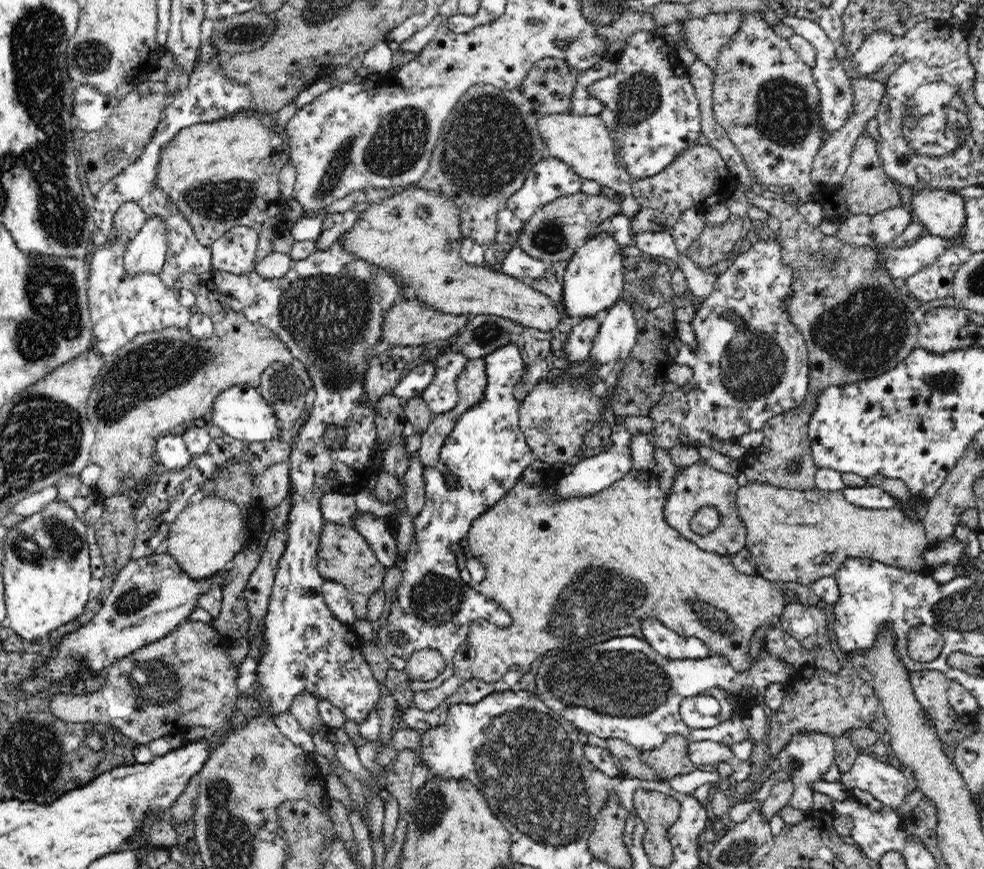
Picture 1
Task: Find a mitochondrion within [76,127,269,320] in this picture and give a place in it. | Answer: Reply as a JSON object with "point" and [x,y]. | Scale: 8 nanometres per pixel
{"point":[228,200]}

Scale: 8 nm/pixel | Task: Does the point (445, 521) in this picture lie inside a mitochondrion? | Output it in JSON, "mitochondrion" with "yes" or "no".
{"mitochondrion":"no"}

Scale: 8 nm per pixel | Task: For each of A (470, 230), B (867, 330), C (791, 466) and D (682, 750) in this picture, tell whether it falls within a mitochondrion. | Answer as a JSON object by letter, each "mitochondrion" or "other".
{"A":"other","B":"mitochondrion","C":"mitochondrion","D":"other"}

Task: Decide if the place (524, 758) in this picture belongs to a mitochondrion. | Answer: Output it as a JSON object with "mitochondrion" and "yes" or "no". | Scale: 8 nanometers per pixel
{"mitochondrion":"yes"}

